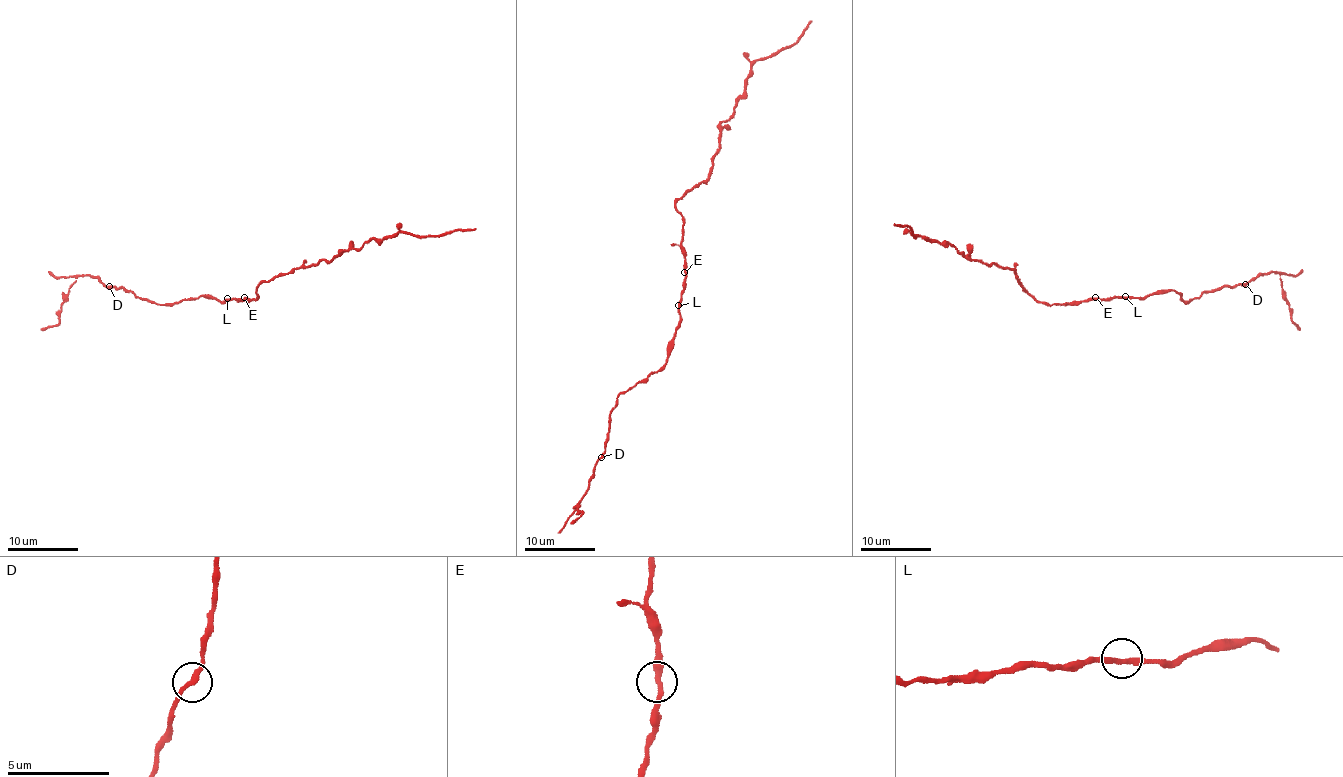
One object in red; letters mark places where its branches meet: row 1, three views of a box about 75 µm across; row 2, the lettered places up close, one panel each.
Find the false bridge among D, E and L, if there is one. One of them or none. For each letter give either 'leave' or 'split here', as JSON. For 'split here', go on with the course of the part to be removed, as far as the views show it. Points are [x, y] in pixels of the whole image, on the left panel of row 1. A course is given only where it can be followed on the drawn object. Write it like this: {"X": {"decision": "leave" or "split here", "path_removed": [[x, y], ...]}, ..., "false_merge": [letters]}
{"D": {"decision": "leave"}, "E": {"decision": "leave"}, "L": {"decision": "leave"}, "false_merge": []}

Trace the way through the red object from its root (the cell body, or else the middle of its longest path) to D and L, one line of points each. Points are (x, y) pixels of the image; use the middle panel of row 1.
D: (685, 272), (680, 326), (671, 352), (656, 372), (617, 397), (610, 410), (607, 442), (601, 457)
L: (685, 272), (685, 289), (678, 305)

